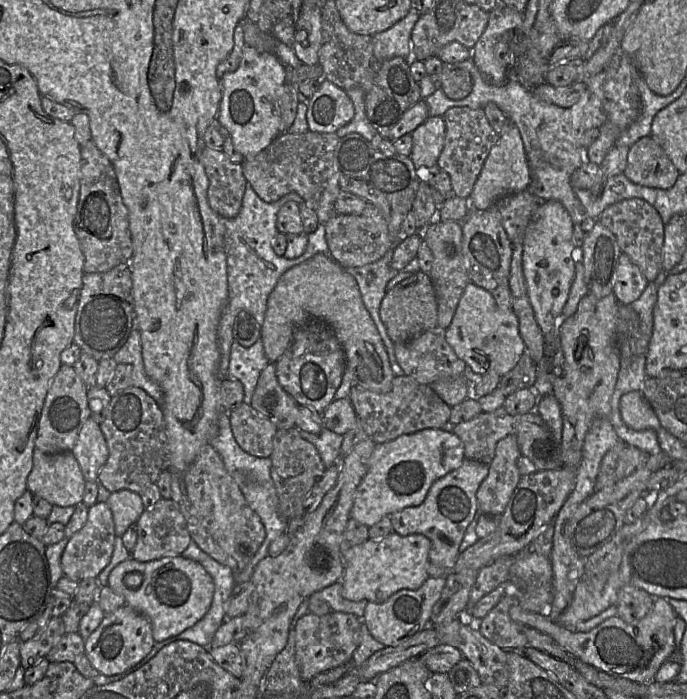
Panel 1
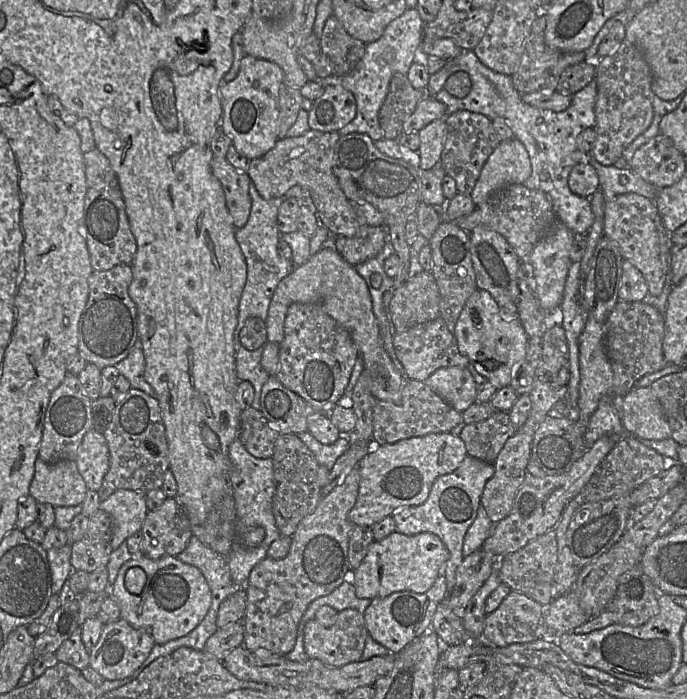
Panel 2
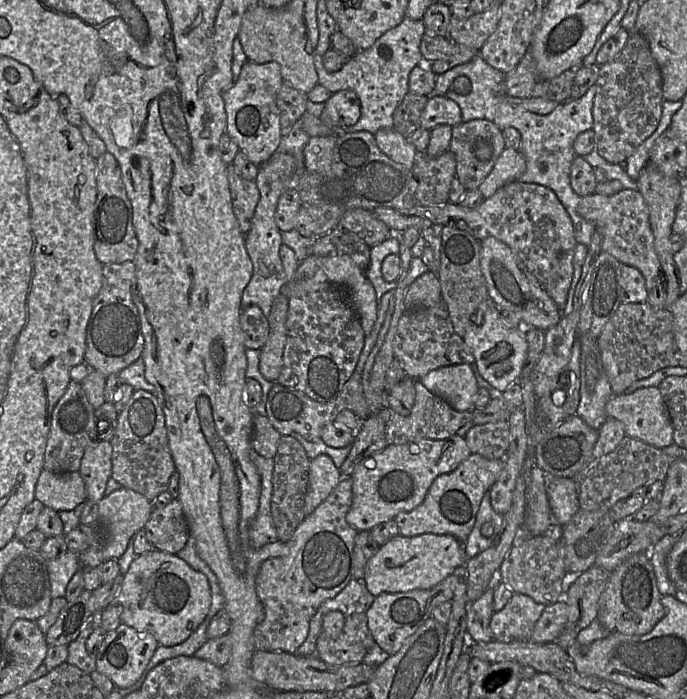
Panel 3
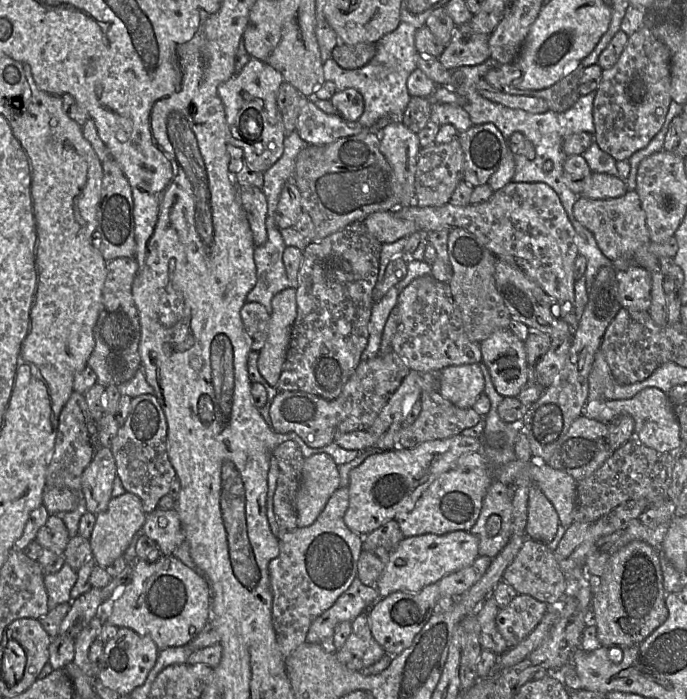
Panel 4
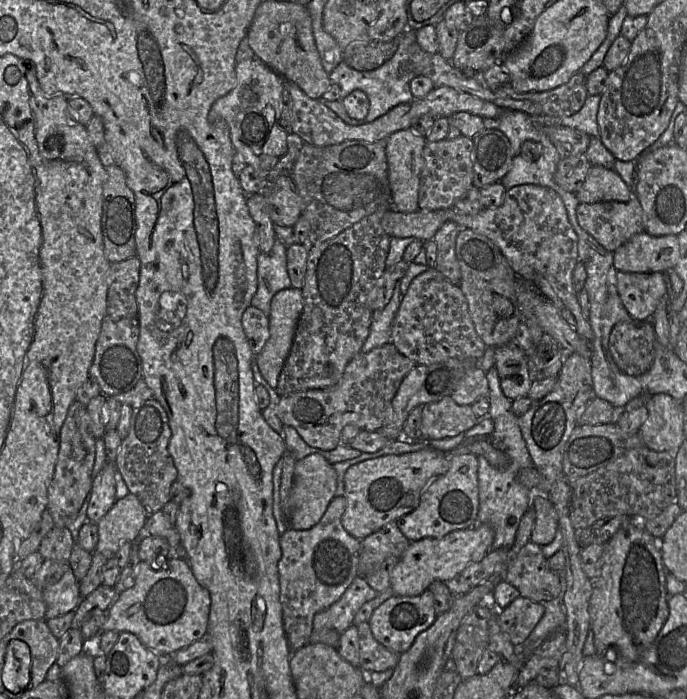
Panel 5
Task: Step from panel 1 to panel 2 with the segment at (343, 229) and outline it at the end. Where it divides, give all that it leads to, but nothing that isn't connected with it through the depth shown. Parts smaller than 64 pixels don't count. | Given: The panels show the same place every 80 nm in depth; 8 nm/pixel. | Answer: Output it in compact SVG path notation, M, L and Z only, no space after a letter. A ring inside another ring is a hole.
M363 225L356 237L334 237L334 248L352 266L376 257L389 241L386 226Z

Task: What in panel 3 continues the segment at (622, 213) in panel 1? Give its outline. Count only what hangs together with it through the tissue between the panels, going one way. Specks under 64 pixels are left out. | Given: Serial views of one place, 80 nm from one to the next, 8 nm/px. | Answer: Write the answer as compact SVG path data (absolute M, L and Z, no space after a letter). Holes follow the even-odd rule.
M623 189L610 196L597 193L583 196L577 212L600 231L602 251L609 253L622 264L637 268L642 273L646 282L647 302L656 308L664 308L666 294L662 267L654 247L649 210L639 190Z

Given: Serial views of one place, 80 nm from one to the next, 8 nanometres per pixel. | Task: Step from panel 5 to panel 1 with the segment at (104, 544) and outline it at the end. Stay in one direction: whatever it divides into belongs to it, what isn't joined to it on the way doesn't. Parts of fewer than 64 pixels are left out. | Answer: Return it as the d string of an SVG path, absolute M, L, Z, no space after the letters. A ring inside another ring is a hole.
M130 490L111 493L106 503L112 512L115 534L120 538L145 510L140 494Z

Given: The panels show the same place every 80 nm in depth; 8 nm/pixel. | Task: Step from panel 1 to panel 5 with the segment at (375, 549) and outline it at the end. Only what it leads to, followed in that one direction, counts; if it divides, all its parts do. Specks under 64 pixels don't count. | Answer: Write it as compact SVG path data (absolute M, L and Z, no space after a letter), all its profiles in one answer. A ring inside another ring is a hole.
M483 524L478 528L453 531L445 537L423 538L410 542L390 573L390 588L398 596L422 594L434 581L450 581L456 578L467 566L480 562L491 550L495 531Z

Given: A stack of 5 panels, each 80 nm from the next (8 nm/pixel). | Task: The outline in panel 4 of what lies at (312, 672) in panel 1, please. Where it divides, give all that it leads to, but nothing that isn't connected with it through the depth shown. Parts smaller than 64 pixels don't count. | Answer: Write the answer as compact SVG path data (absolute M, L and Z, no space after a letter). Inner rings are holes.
M361 613L351 621L351 628L345 644L335 654L345 667L361 671L379 661L386 652L372 635L368 613Z

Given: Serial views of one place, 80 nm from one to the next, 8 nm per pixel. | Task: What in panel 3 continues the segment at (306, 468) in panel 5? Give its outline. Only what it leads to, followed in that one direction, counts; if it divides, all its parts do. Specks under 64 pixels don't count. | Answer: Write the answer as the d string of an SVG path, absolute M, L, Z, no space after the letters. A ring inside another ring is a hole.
M322 454L311 459L304 503L306 516L310 515L327 498L341 478L339 469L329 456Z

